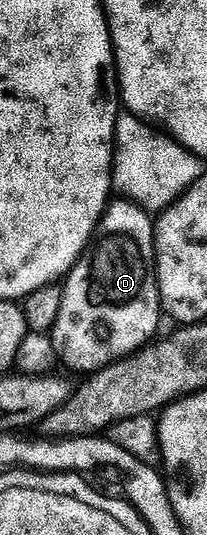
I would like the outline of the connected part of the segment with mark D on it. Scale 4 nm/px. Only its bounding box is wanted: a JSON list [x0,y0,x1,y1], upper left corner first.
[20,201,163,376]

